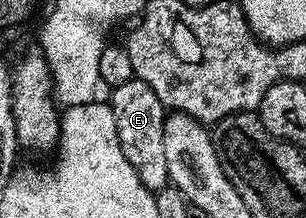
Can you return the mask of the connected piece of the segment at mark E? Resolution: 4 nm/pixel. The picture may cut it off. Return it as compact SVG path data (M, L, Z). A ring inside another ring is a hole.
M133 78L128 84L120 84L110 91L108 105L112 108L112 116L116 116L116 136L120 140L120 152L124 152L124 160L136 168L144 188L152 192L163 189L170 182L168 159L164 157L164 124L167 107L162 105L160 96L144 84L144 80Z

